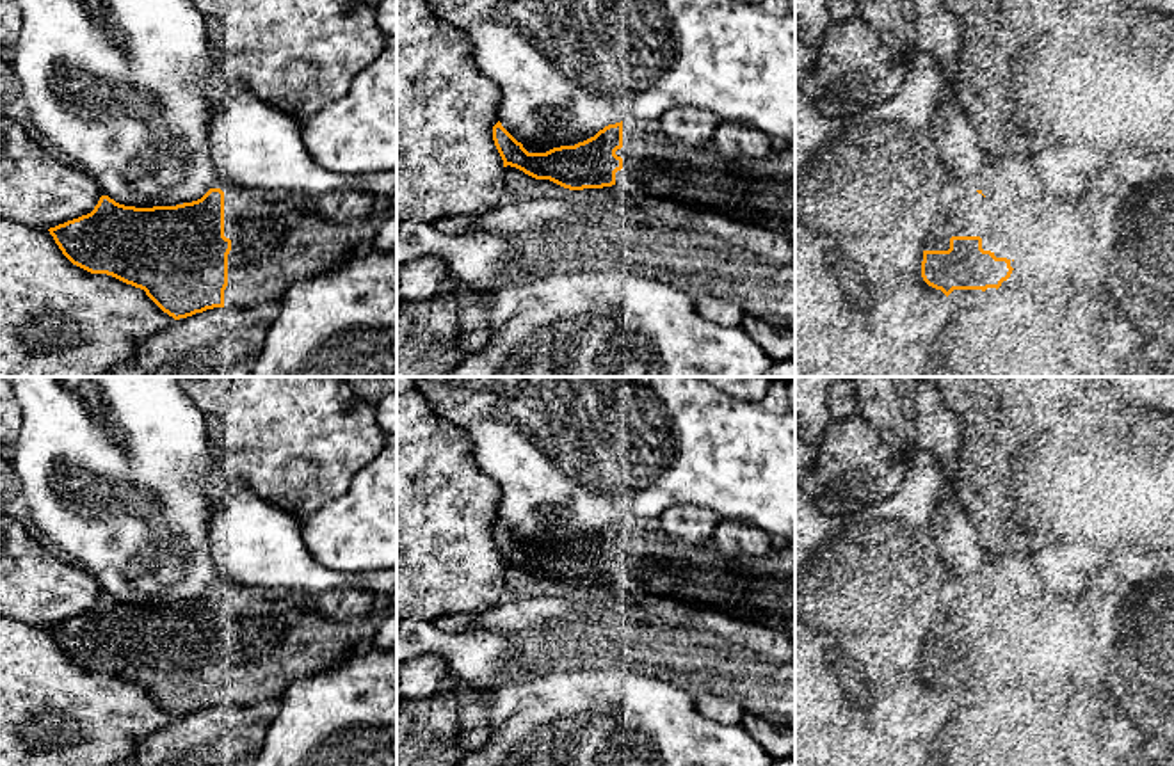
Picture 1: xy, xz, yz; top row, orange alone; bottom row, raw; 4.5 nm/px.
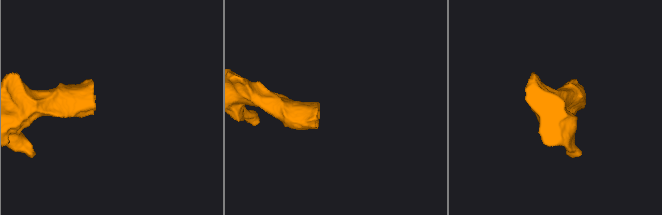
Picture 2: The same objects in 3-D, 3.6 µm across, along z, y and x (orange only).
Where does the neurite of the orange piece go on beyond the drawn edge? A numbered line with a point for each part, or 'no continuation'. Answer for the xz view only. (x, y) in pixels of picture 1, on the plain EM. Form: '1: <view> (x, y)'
1: xz (762, 590)

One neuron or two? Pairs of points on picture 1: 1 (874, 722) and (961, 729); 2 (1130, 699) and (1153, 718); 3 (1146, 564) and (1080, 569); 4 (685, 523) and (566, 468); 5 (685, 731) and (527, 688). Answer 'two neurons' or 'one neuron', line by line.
1: two neurons
2: one neuron
3: two neurons
4: two neurons
5: one neuron

